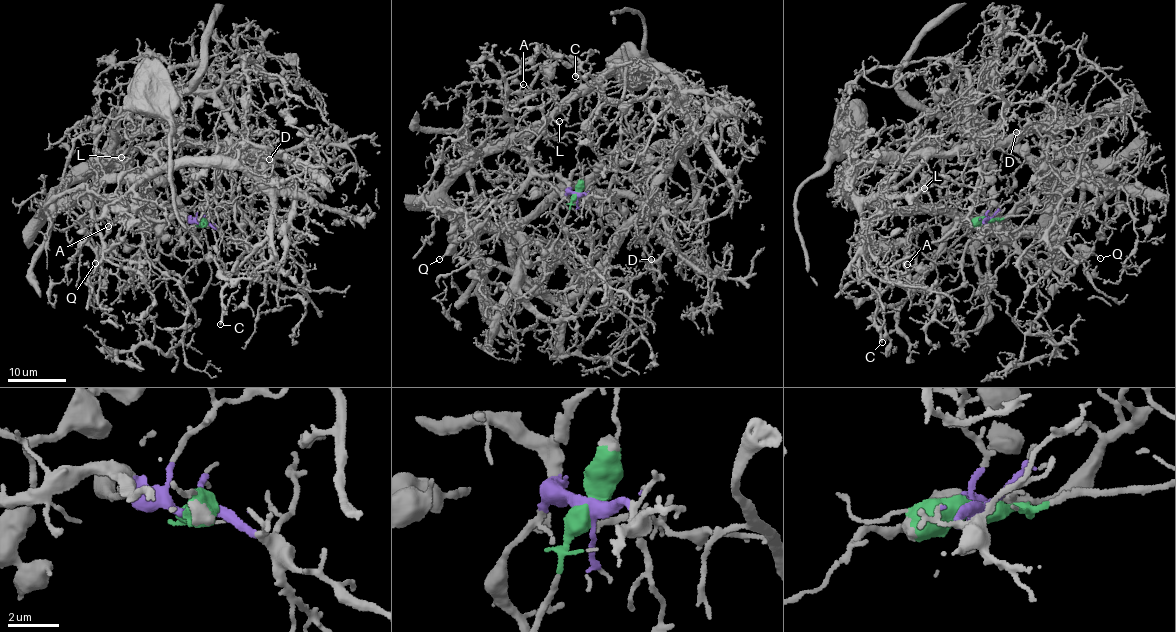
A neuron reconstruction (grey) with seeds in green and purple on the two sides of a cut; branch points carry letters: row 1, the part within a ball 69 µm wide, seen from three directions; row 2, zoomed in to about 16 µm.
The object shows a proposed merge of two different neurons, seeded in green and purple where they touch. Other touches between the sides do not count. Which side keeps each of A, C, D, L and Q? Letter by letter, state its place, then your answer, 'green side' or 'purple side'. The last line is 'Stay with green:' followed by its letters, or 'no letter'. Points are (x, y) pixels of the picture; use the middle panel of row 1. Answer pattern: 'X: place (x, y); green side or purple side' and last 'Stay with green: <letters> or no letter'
A: place (523, 84); purple side
C: place (575, 76); purple side
D: place (651, 259); green side
L: place (559, 121); purple side
Q: place (439, 259); green side
Stay with green: D, Q

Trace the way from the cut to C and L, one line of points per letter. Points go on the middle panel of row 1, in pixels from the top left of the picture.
C: (576, 195), (513, 143), (619, 71), (663, 69), (679, 97), (610, 99), (591, 75), (574, 76)
L: (576, 195), (554, 175), (541, 177), (512, 144), (529, 128), (544, 123), (557, 112), (566, 117), (559, 120)

